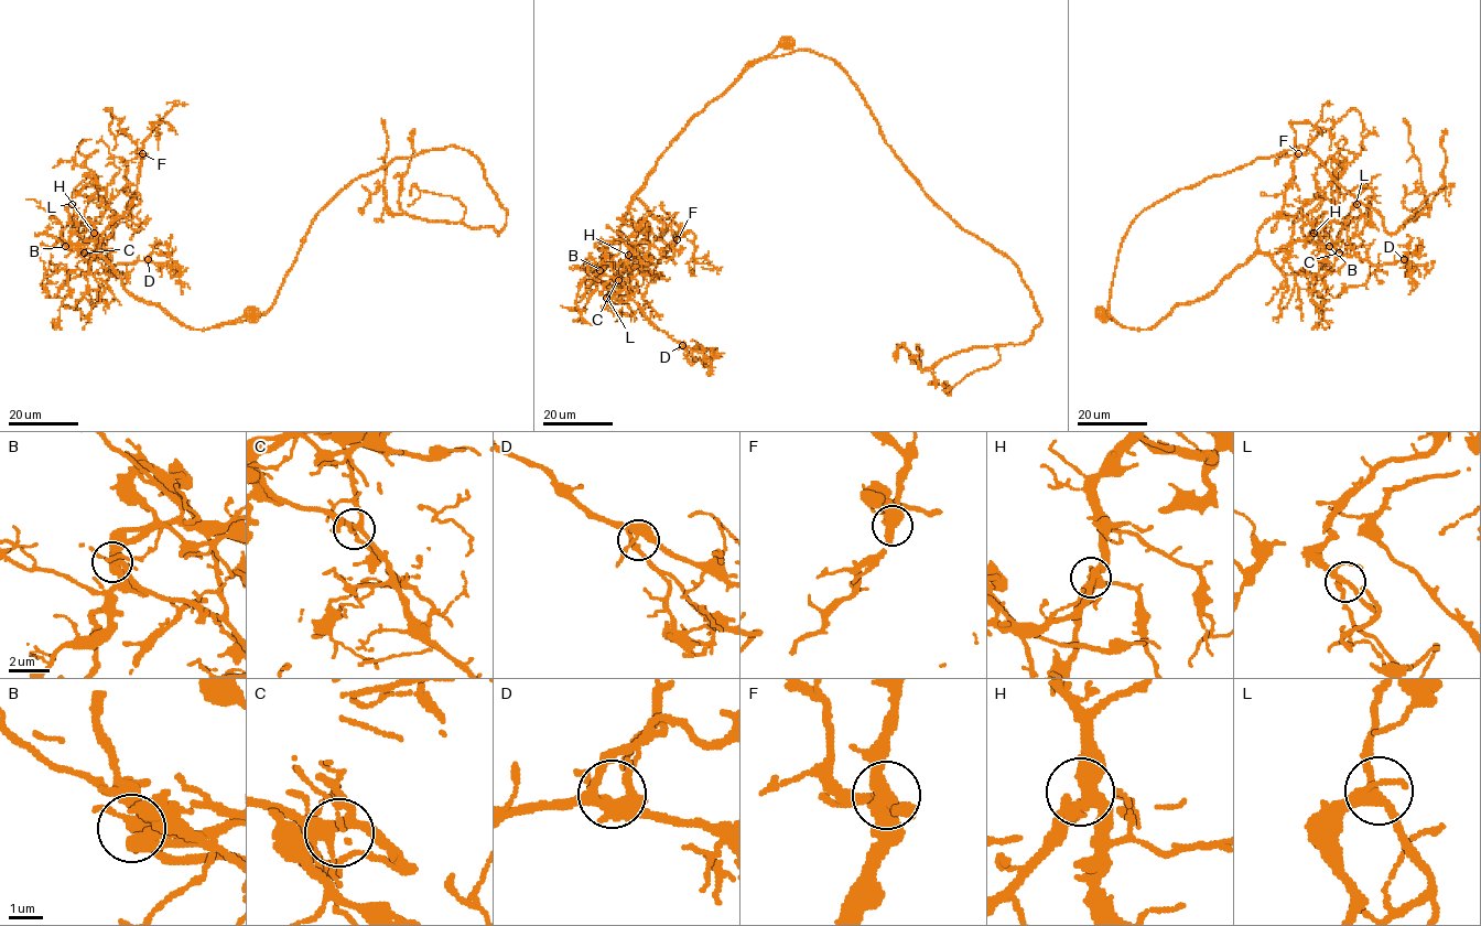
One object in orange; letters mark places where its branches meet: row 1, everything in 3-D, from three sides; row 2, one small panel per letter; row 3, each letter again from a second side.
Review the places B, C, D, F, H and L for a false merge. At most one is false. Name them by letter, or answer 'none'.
B

